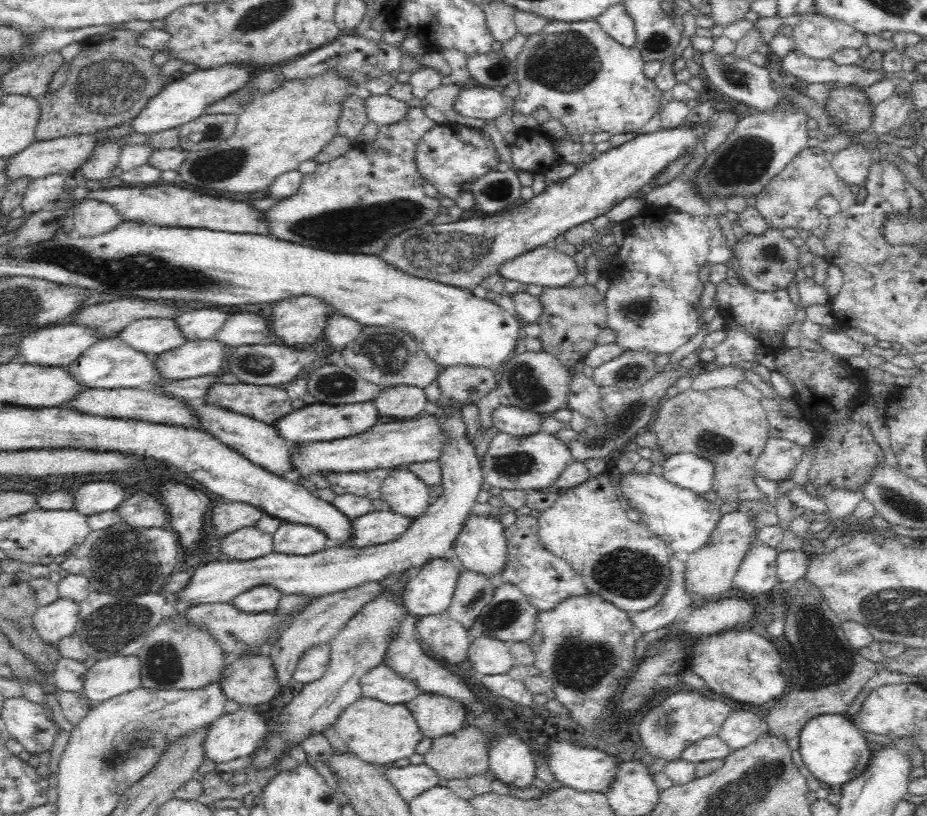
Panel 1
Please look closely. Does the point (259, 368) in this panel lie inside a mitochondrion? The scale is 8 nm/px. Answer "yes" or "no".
yes

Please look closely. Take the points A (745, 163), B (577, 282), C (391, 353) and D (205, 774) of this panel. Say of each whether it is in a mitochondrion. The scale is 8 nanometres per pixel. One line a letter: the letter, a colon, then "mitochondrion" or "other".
A: mitochondrion
B: other
C: mitochondrion
D: other

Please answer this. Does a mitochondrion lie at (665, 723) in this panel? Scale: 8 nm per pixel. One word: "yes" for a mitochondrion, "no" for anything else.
yes

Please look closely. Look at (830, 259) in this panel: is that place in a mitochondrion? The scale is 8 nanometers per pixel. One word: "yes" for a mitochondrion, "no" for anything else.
no

